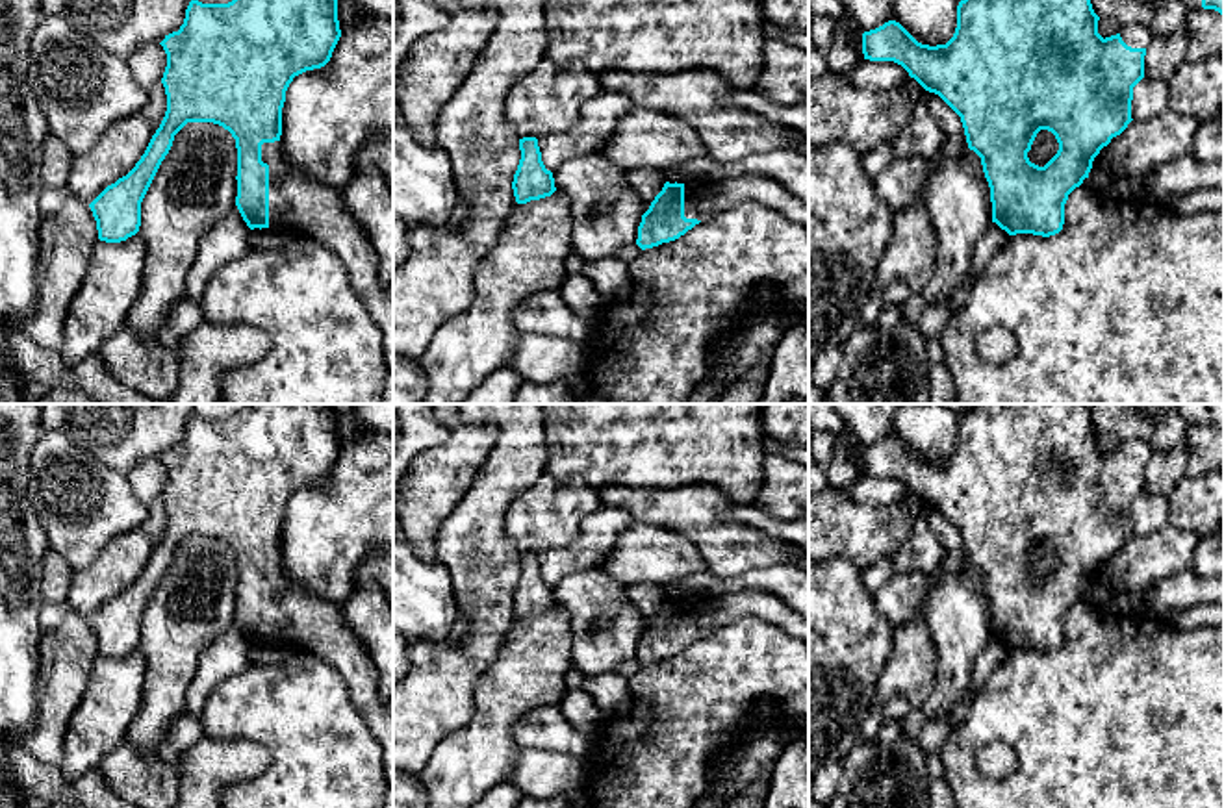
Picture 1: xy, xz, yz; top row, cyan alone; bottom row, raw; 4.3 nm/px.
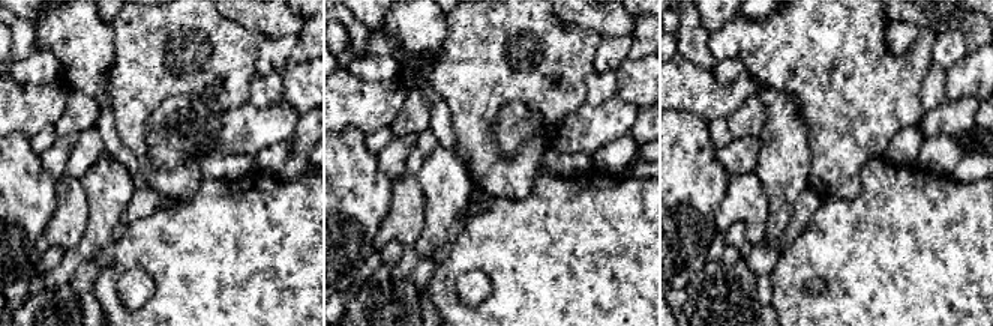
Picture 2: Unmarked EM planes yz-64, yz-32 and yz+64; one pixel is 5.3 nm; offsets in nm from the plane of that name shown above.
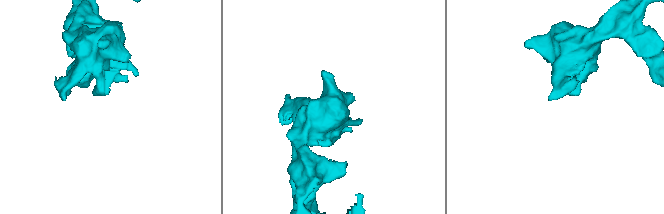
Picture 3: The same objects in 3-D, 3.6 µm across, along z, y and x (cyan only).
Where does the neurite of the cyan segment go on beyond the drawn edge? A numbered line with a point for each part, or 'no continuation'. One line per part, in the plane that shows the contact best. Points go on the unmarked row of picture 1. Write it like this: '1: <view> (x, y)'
1: xy (299, 619)

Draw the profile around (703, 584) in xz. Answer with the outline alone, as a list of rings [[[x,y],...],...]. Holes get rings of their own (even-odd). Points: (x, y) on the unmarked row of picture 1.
[[[794,563],[755,567],[733,578],[721,578],[712,571],[703,571],[664,586],[664,595],[669,599],[688,599],[723,595],[738,589],[770,591],[809,621],[809,573]]]

